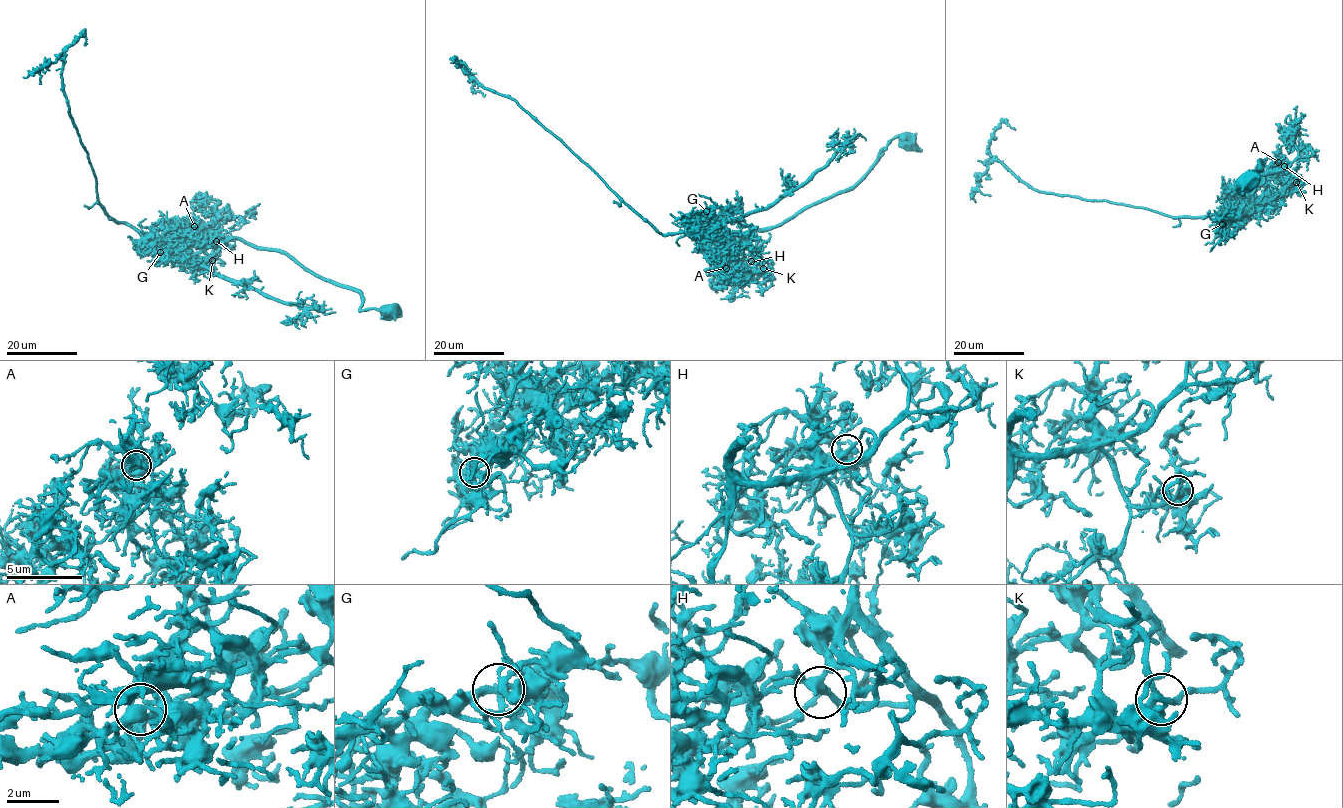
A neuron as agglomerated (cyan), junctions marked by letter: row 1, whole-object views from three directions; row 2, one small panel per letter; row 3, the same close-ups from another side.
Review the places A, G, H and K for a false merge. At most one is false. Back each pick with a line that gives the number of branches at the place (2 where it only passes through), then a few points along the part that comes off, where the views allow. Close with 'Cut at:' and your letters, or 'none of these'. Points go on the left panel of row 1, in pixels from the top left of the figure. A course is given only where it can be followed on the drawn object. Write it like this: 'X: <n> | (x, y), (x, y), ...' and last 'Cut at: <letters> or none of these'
G: 2 | (160, 253), (101, 207), (62, 76), (65, 51), (83, 32), (84, 45)
Cut at: G

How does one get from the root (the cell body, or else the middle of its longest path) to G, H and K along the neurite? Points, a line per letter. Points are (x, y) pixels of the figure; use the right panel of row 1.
G: (1247, 182), (1236, 190), (1260, 161), (1222, 224)
H: (1247, 182), (1236, 190), (1242, 193), (1242, 179), (1257, 172), (1260, 161), (1256, 166), (1262, 173), (1284, 166)
K: (1247, 182), (1236, 190), (1260, 161), (1258, 172), (1296, 182)

